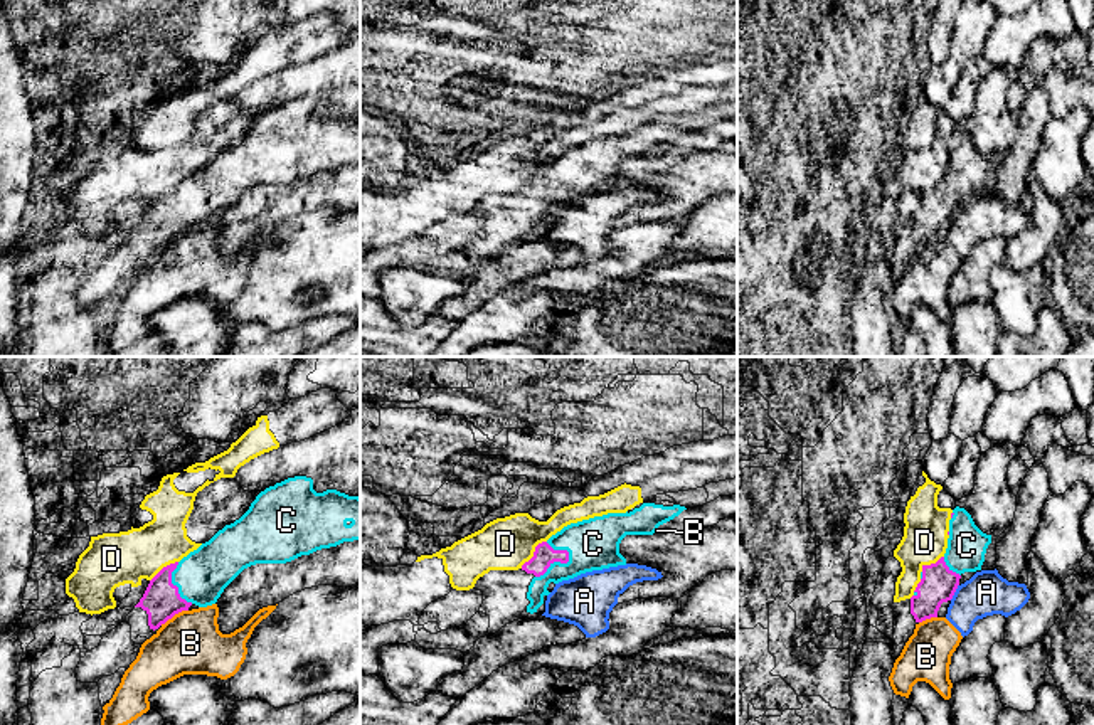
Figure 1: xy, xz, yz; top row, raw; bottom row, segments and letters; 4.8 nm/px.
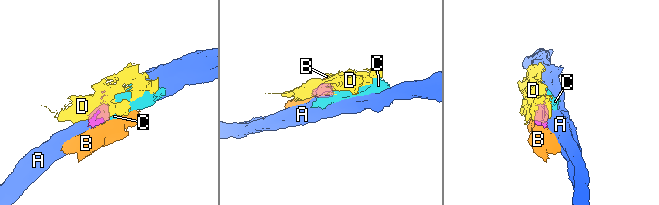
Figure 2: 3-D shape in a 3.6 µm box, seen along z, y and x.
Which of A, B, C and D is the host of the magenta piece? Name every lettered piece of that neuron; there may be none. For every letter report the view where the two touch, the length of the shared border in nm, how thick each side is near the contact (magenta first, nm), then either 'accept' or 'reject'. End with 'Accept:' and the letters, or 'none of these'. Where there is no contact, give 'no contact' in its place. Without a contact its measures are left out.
A: yz | 90 nm | 170/220 nm | reject
B: xy | 150 nm | 180/300 nm | reject
C: xz | 200 nm | 100/240 nm | accept
D: xz | 180 nm | 100/260 nm | reject
Accept: C

